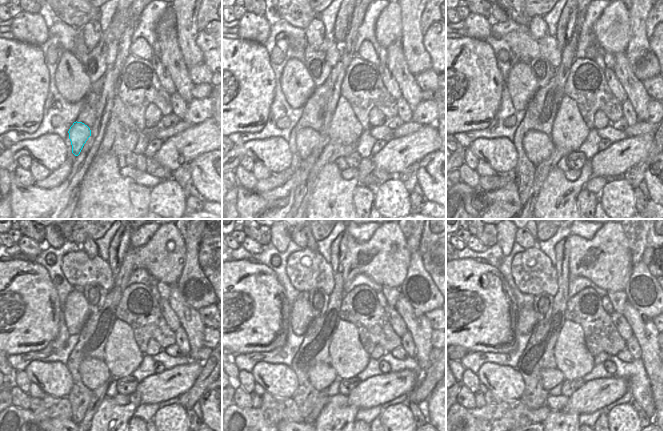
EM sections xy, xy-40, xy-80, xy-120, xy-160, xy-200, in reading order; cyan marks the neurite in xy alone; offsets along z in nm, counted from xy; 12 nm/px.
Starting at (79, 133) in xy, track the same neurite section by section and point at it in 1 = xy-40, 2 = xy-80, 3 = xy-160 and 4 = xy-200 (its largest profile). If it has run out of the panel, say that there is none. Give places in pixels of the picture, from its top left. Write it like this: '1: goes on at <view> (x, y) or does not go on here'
1: goes on at xy-40 (307, 138)
2: goes on at xy-80 (538, 146)
3: goes on at xy-160 (321, 376)
4: goes on at xy-200 (551, 377)

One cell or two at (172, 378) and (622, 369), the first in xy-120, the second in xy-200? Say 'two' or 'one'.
two

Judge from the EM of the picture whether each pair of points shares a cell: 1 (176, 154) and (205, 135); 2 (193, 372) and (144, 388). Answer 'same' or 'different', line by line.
1: same
2: same

